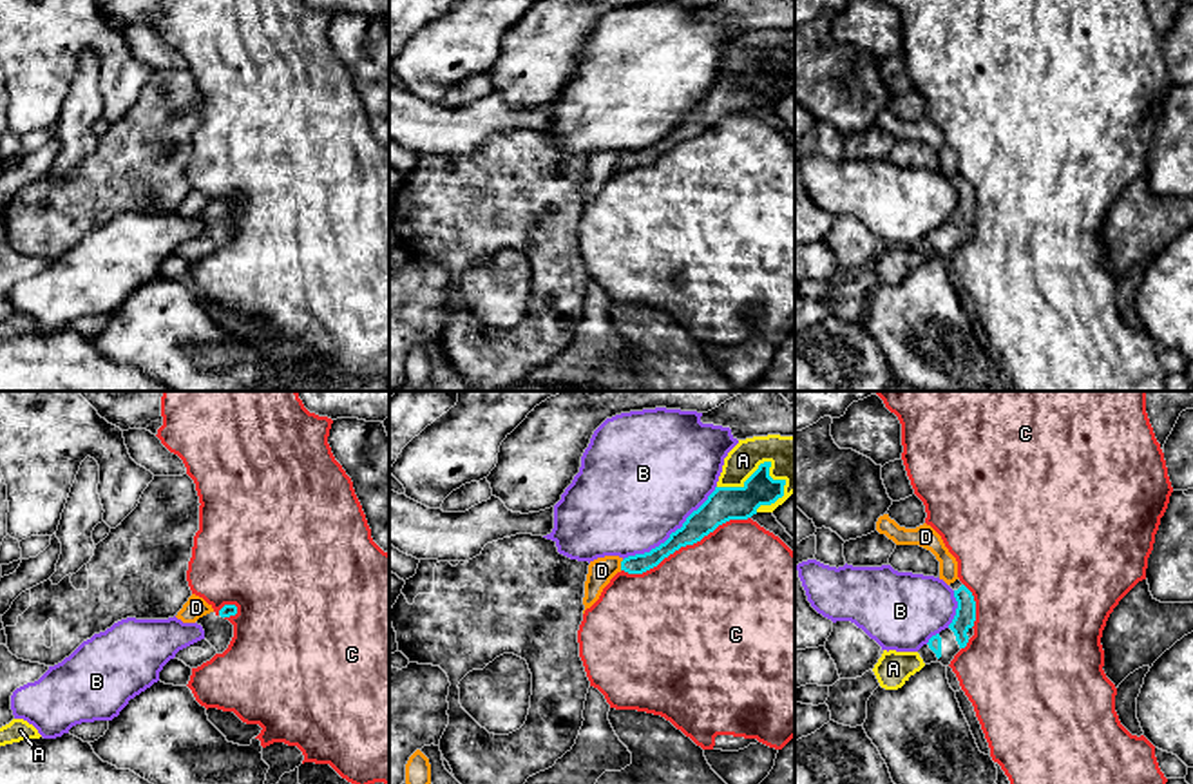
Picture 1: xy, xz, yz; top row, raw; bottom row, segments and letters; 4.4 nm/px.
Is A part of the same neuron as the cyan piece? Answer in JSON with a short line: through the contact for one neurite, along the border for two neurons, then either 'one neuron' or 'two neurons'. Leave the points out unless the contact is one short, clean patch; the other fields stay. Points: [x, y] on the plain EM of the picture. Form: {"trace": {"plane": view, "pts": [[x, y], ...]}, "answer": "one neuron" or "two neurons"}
{"answer": "two neurons"}

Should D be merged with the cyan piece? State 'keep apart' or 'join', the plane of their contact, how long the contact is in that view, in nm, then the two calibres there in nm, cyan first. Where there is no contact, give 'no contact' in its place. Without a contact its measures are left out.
keep apart | xz | 50 nm | 90/110 nm

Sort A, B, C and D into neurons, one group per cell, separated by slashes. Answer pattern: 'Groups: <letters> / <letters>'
Groups: A / B / C / D

